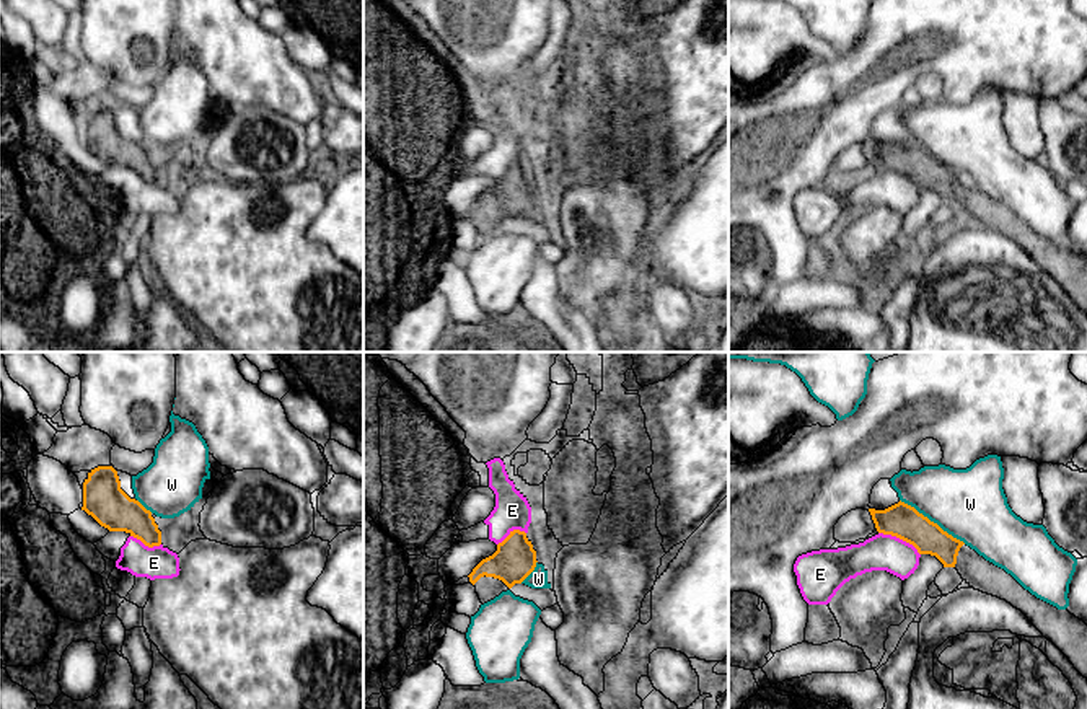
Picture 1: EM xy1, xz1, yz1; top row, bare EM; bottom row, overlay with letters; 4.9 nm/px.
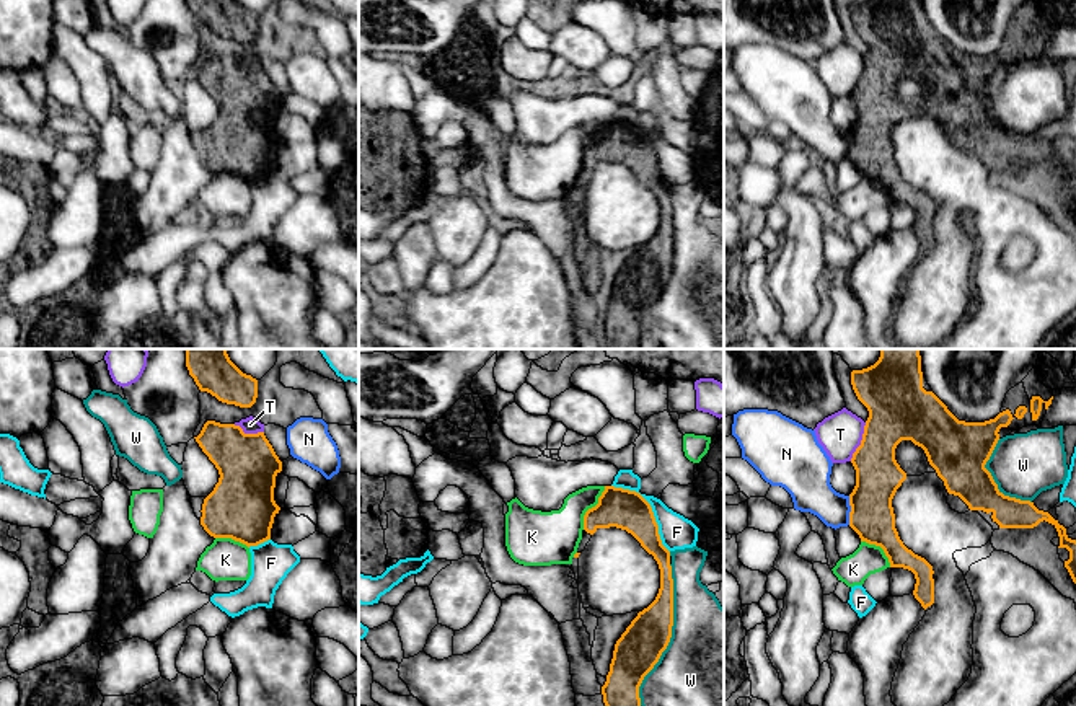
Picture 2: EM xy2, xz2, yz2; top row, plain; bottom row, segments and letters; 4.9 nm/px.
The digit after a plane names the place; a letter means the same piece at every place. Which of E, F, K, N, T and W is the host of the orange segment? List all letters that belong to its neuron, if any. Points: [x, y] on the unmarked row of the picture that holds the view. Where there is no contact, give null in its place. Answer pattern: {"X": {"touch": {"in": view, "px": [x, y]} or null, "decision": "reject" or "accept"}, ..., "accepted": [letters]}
{"E": {"touch": {"in": "yz1", "px": [900, 173]}, "decision": "reject"}, "F": {"touch": {"in": "xz2", "px": [651, 144]}, "decision": "reject"}, "K": {"touch": {"in": "xz2", "px": [592, 142]}, "decision": "reject"}, "N": {"touch": {"in": "yz2", "px": [851, 145]}, "decision": "reject"}, "T": {"touch": {"in": "yz2", "px": [861, 77]}, "decision": "reject"}, "W": {"touch": {"in": "xz2", "px": [670, 269]}, "decision": "reject"}, "accepted": []}

